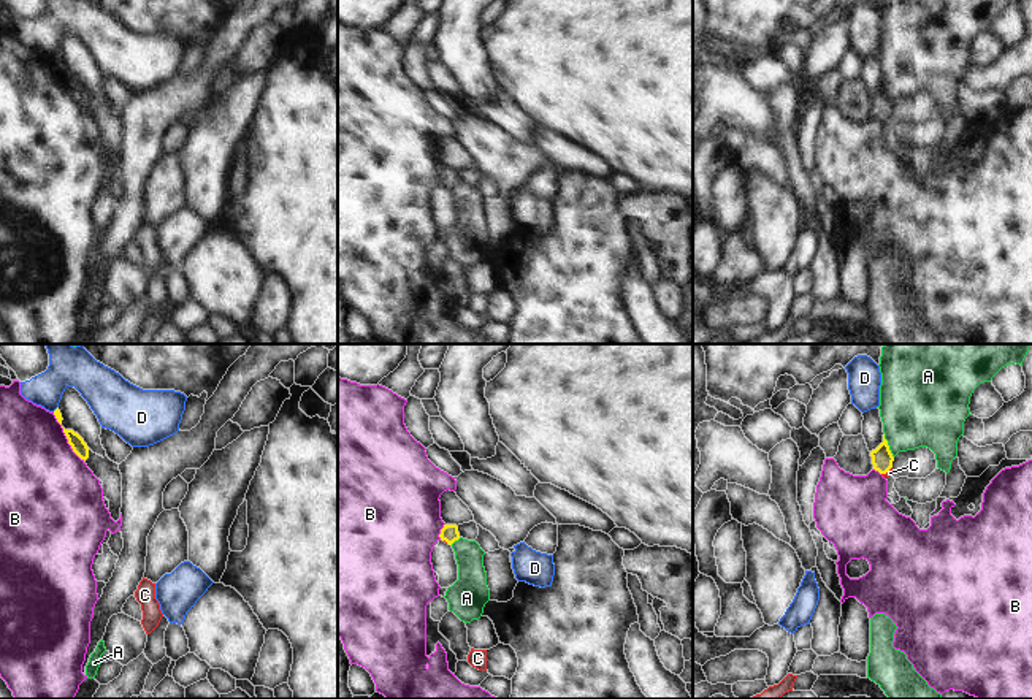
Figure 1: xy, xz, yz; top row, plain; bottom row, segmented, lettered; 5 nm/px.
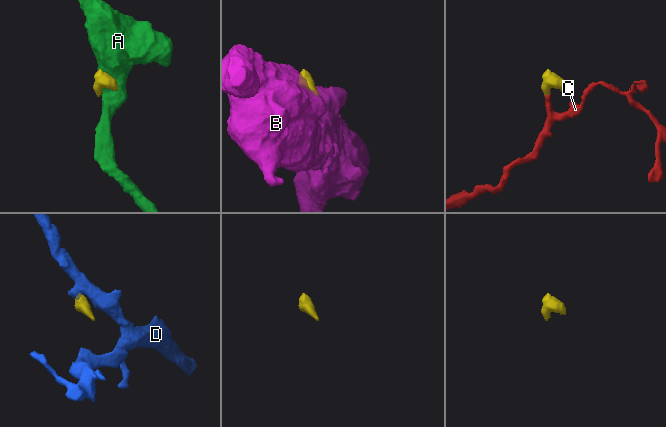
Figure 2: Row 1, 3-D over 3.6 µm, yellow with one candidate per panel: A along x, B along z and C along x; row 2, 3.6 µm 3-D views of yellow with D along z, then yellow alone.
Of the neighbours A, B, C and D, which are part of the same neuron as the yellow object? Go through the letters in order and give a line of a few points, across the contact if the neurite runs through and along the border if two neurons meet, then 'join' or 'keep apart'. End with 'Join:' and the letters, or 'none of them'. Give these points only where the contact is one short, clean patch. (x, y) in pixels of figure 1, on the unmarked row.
A: yz (883, 80), (893, 102) | keep apart
B: keep apart
C: yz (882, 103), (886, 116), (890, 118) | join
D: xy (57, 51), (53, 56) | keep apart
Join: C

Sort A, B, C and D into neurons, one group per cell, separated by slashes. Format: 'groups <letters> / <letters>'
groups A / B / C / D

